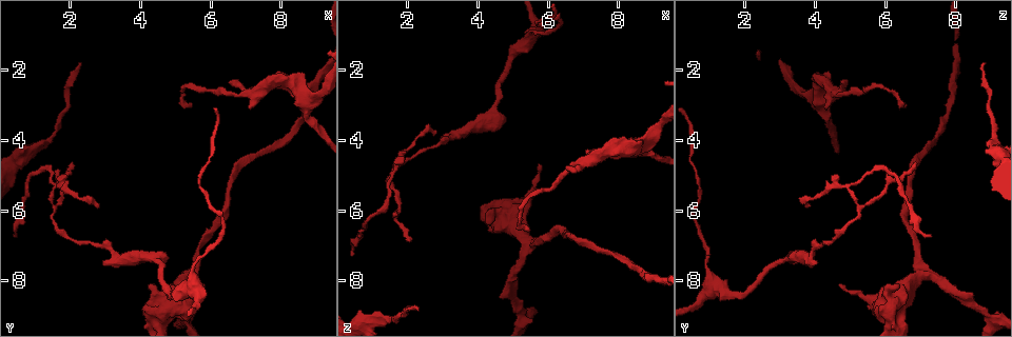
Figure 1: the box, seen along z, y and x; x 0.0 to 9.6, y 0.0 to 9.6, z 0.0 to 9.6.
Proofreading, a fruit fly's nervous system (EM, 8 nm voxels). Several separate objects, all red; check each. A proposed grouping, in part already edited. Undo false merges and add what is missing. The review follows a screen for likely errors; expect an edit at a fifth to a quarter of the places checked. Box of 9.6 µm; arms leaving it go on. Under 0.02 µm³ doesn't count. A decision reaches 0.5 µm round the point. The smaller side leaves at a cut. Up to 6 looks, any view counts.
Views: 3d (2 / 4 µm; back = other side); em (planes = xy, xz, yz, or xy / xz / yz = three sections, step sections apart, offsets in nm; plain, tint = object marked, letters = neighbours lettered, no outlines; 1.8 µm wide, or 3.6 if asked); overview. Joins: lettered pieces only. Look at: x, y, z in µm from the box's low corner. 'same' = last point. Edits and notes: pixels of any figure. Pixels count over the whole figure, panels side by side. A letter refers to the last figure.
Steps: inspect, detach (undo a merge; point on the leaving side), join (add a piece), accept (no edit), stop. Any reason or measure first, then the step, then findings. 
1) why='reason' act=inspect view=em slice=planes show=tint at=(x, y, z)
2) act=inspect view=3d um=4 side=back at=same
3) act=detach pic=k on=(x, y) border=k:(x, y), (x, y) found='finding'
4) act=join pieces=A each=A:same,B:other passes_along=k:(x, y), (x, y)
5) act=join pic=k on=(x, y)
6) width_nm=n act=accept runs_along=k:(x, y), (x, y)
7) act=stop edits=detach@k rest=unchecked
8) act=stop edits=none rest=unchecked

why='thick turns thin' act=inspect view=3d um=4 at=(3.25, 7.15, 3.95)

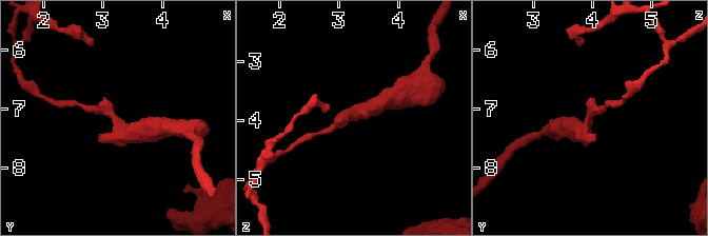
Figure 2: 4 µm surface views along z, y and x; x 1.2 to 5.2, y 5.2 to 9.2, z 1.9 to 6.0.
why='need the tissue' act=inspect view=em slice=xz step=16 show=tint at=(3.15, 7.10, 3.95)

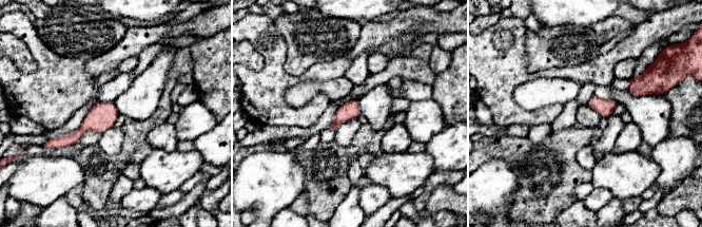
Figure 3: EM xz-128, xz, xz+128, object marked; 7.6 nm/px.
act=inspect view=em slice=planes show=letters at=same

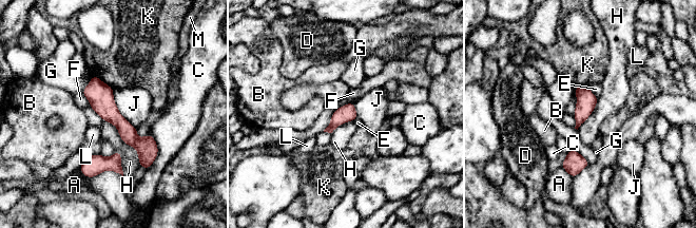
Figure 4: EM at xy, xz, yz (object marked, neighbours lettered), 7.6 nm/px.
act=accept each=A:other,B:other,C:other,D:other,E:other,F:other,G:other,H:other,J:other,K:other,L:other,M:other runs_along=4:(94, 78), (146, 165) found='continuous, no second neuron'

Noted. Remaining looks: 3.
why='free end' act=inspect view=em slice=xz step=4 show=letters at=(5.75, 8.15, 4.65)

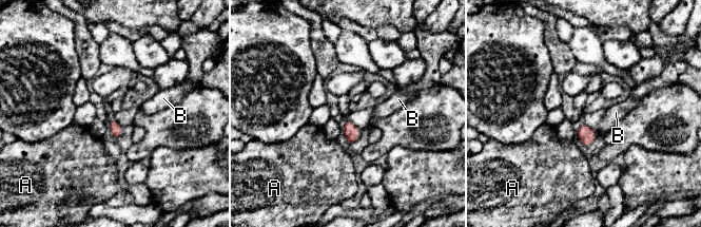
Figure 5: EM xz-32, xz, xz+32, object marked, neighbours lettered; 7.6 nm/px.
act=inspect view=em slice=planes show=letters at=same

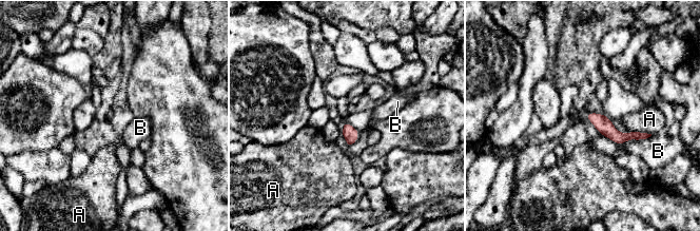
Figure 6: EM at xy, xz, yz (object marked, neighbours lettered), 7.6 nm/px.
longest_contact=B:260nm act=accept each=A:other,B:other border=6:(652, 135), (619, 145) found='no lettered piece goes on from it'

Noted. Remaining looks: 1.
act=stop edits=none rest=unchecked

